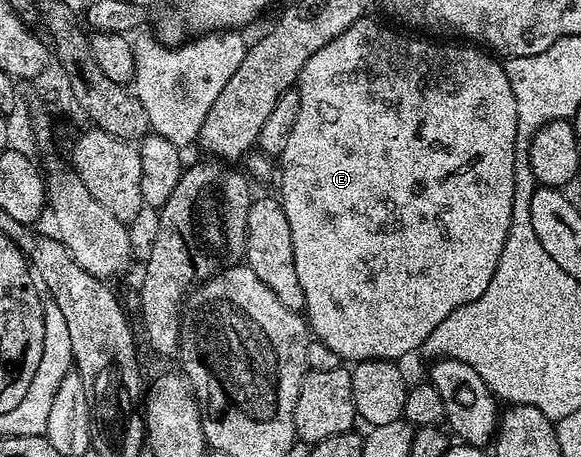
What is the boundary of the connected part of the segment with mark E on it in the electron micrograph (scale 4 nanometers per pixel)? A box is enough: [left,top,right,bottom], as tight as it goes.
[279,19,515,362]

